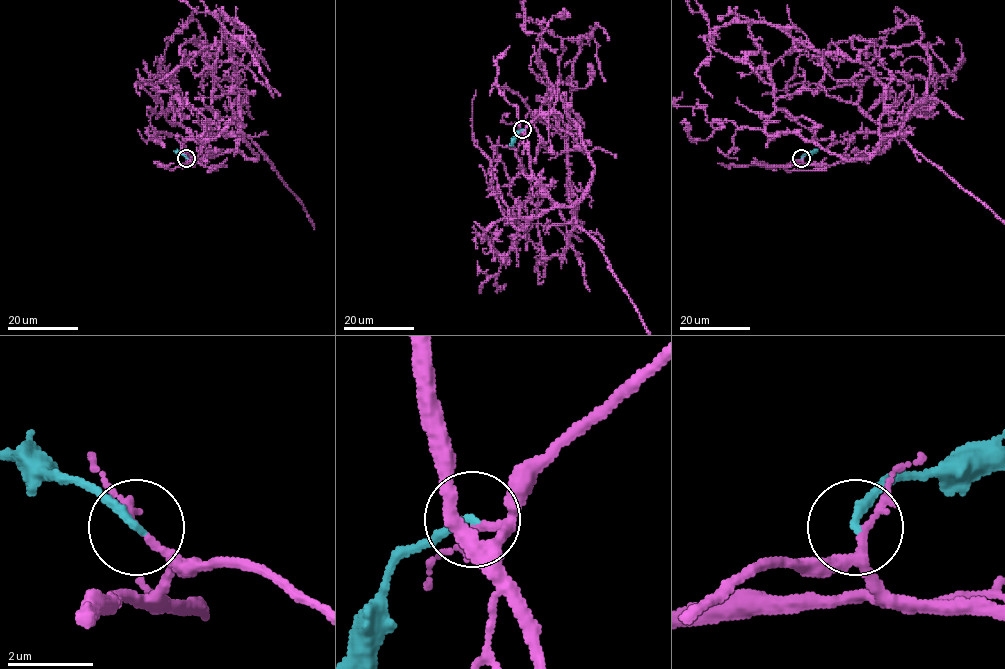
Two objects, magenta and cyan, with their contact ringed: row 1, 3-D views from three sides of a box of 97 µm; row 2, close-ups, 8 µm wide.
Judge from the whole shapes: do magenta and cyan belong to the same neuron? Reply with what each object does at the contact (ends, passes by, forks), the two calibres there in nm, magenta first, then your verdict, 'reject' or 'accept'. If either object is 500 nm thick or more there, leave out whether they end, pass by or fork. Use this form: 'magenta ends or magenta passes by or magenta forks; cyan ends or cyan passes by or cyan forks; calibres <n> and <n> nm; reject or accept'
magenta passes by; cyan ends; calibres 160 and 200 nm; accept

